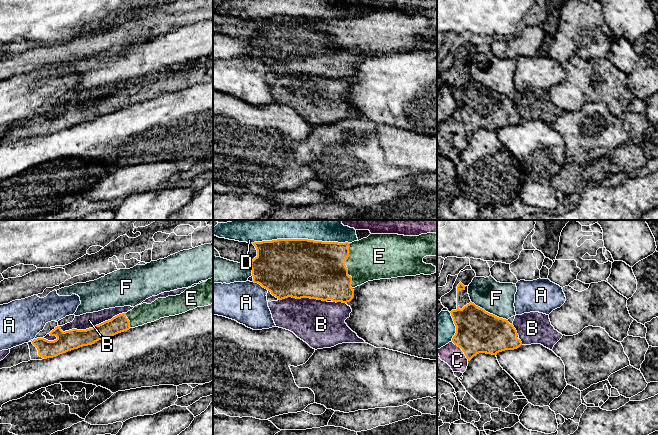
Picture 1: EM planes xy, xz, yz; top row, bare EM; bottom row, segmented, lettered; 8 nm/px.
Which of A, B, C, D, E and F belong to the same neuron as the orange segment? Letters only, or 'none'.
E

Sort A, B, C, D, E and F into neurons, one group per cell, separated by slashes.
A / B / C / D / E / F

